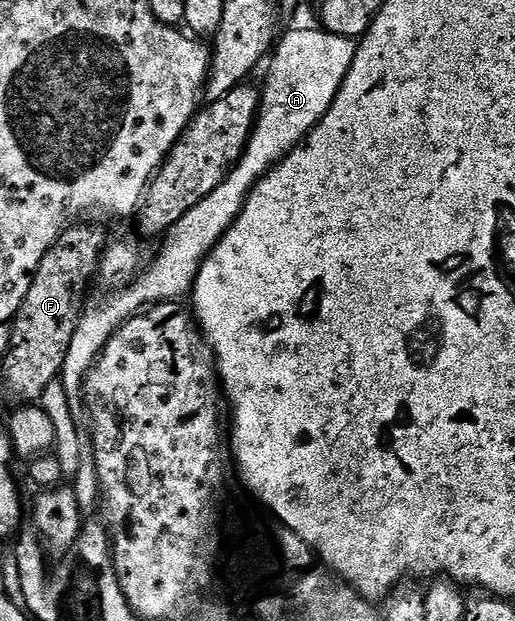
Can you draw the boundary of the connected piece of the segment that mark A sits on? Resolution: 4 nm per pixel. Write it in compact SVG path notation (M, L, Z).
M324 29L293 30L285 39L282 37L272 51L273 63L269 66L269 75L265 78L265 87L259 90L260 105L249 141L232 170L217 188L188 210L176 224L164 235L161 255L136 275L134 286L117 288L114 294L106 296L102 302L82 313L81 321L75 328L67 360L63 364L59 381L65 386L70 411L74 416L86 413L85 377L108 344L114 332L133 315L142 313L159 302L180 299L181 293L192 287L197 276L197 268L204 261L214 243L226 234L236 220L250 190L265 174L268 174L285 155L296 150L305 141L305 135L317 125L318 120L327 112L333 102L333 94L324 94L321 89L325 82L336 83L344 78L353 63L354 43L348 38L340 38Z

